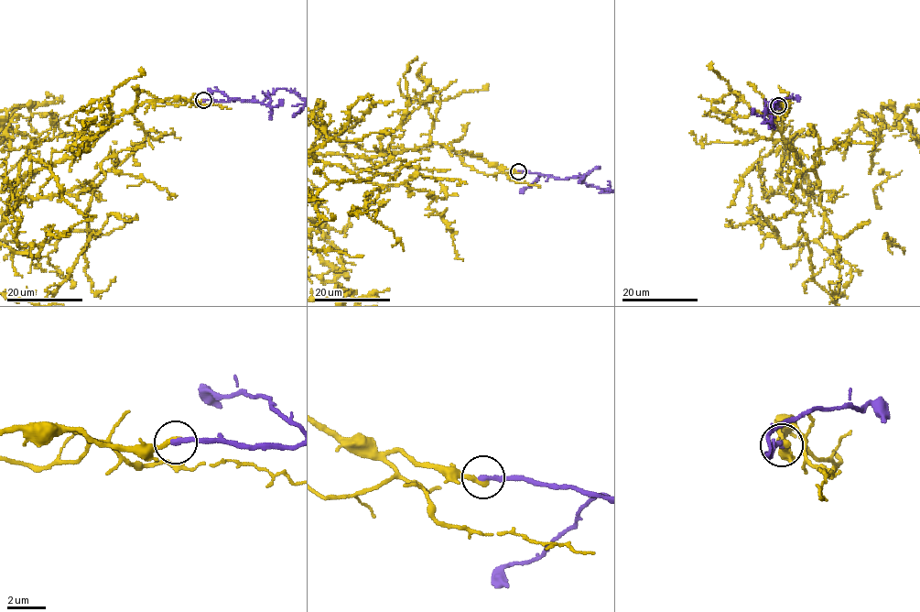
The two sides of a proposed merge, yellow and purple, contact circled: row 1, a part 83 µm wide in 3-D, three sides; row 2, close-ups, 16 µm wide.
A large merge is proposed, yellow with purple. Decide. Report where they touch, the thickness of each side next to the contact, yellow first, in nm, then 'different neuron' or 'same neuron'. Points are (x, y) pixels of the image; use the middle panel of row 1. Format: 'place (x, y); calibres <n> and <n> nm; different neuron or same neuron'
place (518, 171); calibres 340 and 280 nm; same neuron

